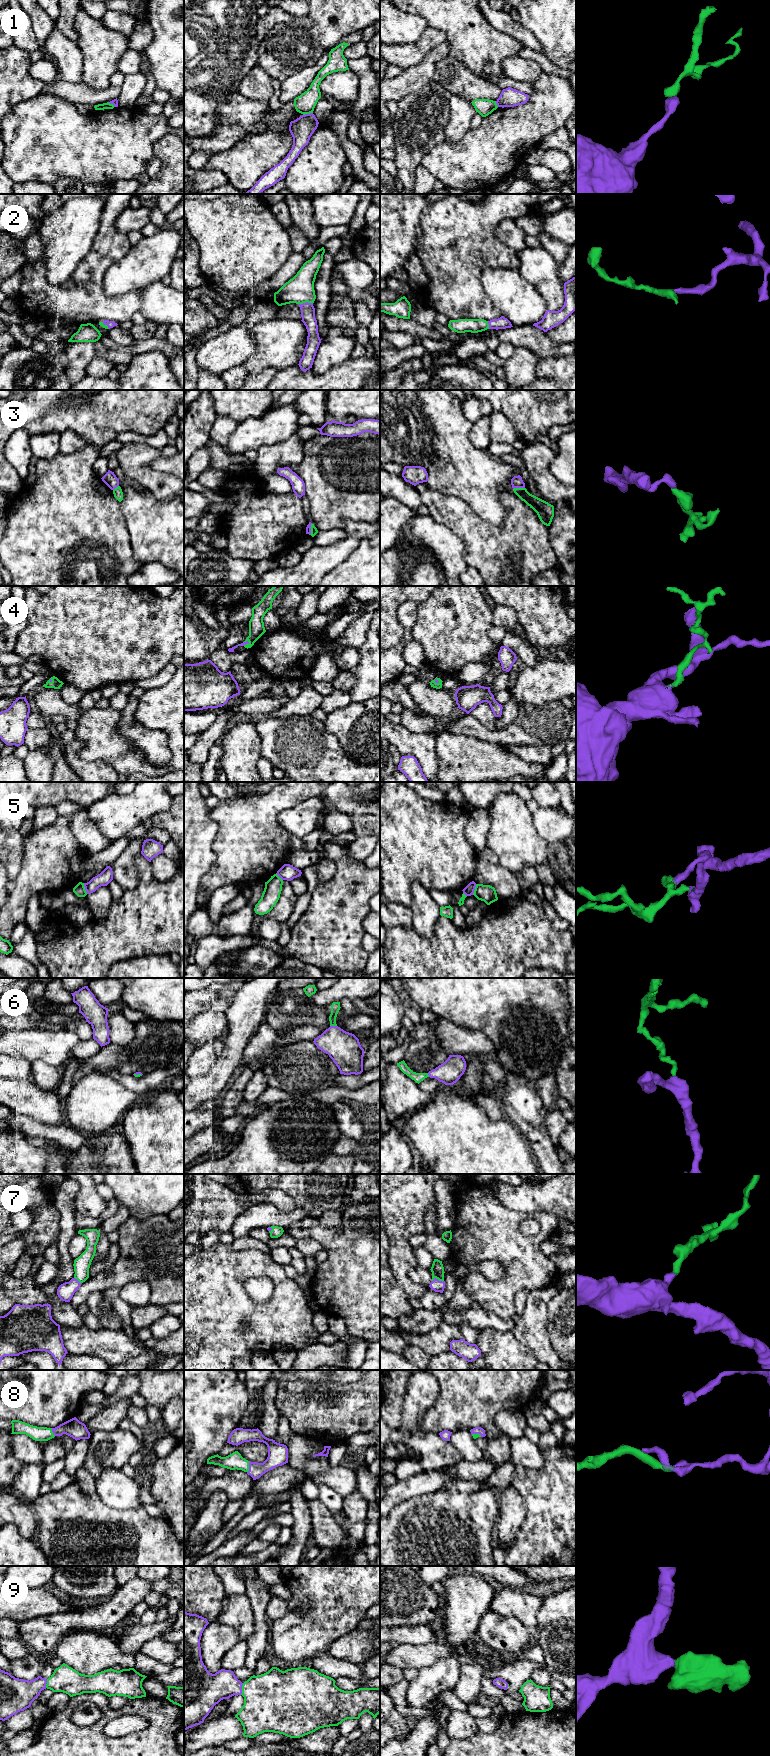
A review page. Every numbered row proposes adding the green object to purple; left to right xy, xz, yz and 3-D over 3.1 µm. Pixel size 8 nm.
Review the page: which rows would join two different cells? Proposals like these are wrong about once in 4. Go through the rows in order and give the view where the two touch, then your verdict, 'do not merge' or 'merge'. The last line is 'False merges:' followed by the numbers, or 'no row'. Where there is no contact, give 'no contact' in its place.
1: xz | do not merge
2: xz | merge
3: yz | do not merge
4: xz | merge
5: xy | do not merge
6: xz | merge
7: yz | merge
8: xz | merge
9: xz | merge
False merges: 1, 3, 5

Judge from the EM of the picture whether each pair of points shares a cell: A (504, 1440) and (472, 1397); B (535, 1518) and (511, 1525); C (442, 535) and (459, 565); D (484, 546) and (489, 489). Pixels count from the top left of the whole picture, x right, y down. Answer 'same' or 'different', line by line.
A: different
B: different
C: same
D: different

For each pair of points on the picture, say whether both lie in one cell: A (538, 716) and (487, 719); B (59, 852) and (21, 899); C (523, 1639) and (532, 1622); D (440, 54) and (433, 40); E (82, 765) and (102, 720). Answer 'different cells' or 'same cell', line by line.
A: different cells
B: same cell
C: different cells
D: different cells
E: different cells

